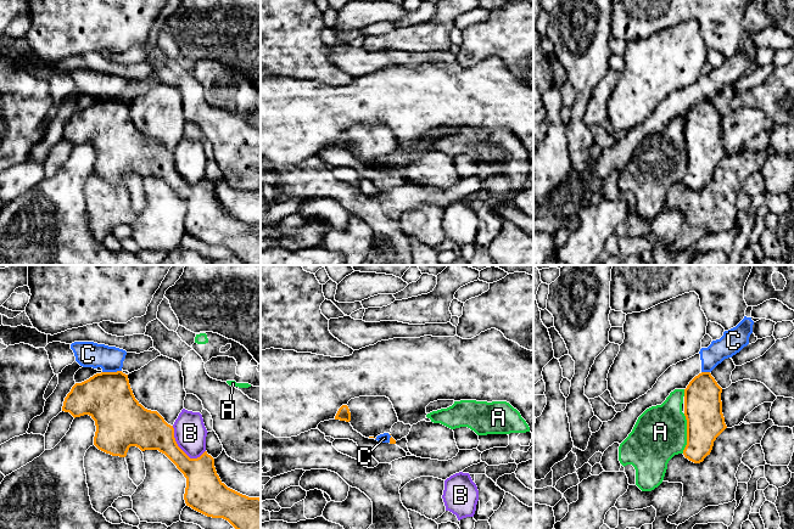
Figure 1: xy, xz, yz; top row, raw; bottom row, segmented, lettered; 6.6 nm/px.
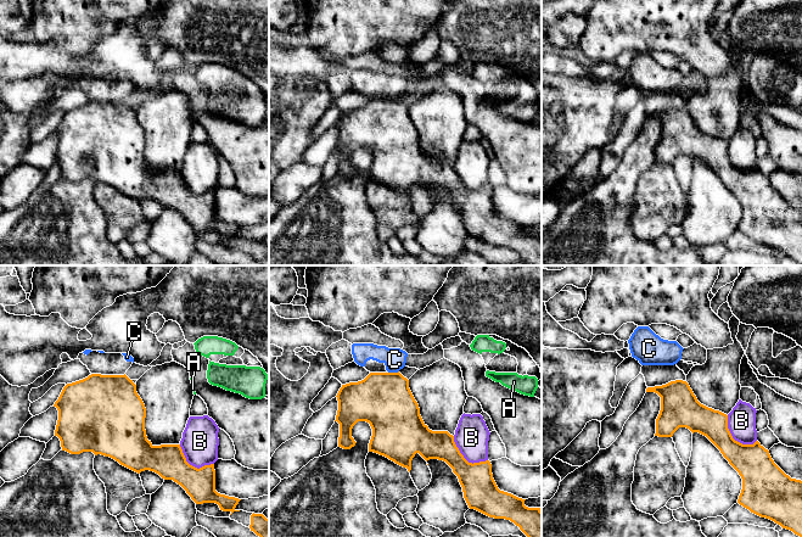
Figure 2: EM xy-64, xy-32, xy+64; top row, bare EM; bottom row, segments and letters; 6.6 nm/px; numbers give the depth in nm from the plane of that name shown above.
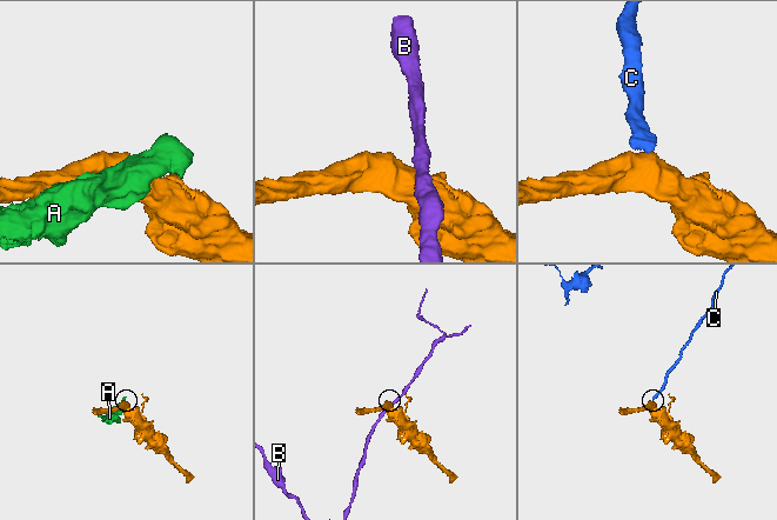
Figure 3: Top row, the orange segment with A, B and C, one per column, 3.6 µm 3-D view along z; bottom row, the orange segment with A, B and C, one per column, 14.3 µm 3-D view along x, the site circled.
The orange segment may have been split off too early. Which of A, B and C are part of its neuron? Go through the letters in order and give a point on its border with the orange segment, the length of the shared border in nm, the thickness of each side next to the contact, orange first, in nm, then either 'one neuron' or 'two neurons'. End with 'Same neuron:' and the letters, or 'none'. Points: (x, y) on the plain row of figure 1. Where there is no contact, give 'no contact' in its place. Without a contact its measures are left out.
A: contact yz (687, 161); length 260 nm; calibres 260 and 360 nm; two neurons
B: contact xy (180, 176); length 280 nm; calibres 260 and 220 nm; two neurons
C: contact xy (111, 100); length 130 nm; calibres 320 and 180 nm; two neurons
Same neuron: none

